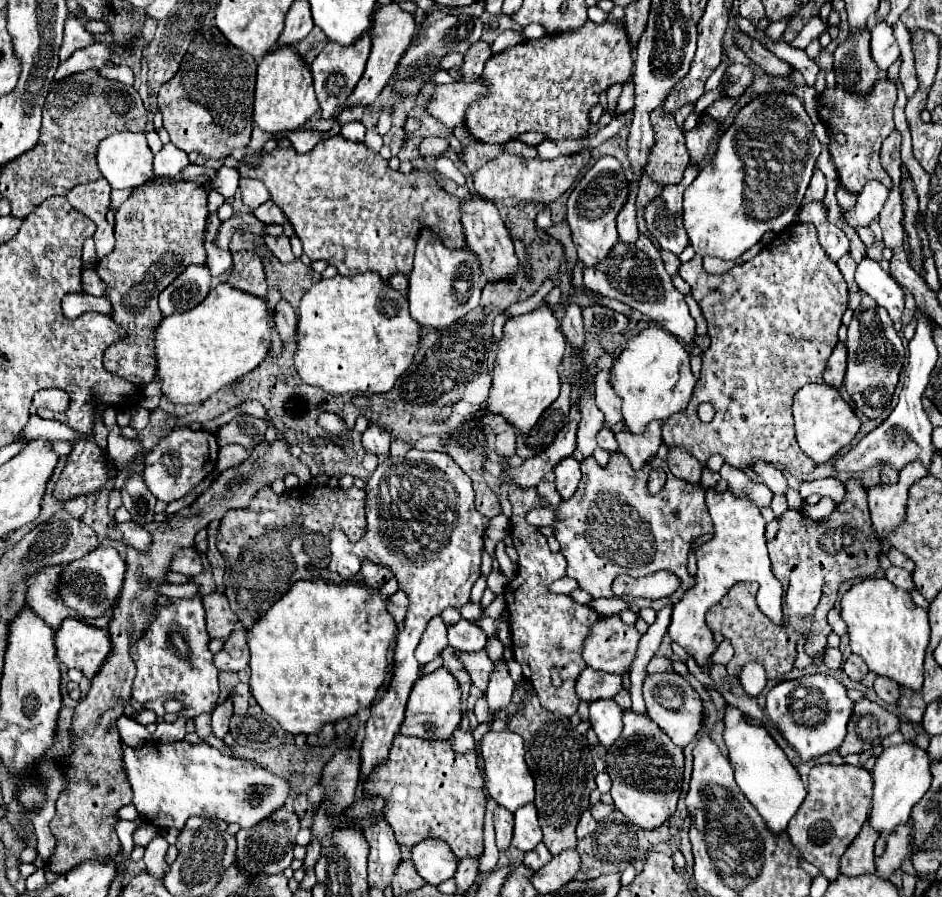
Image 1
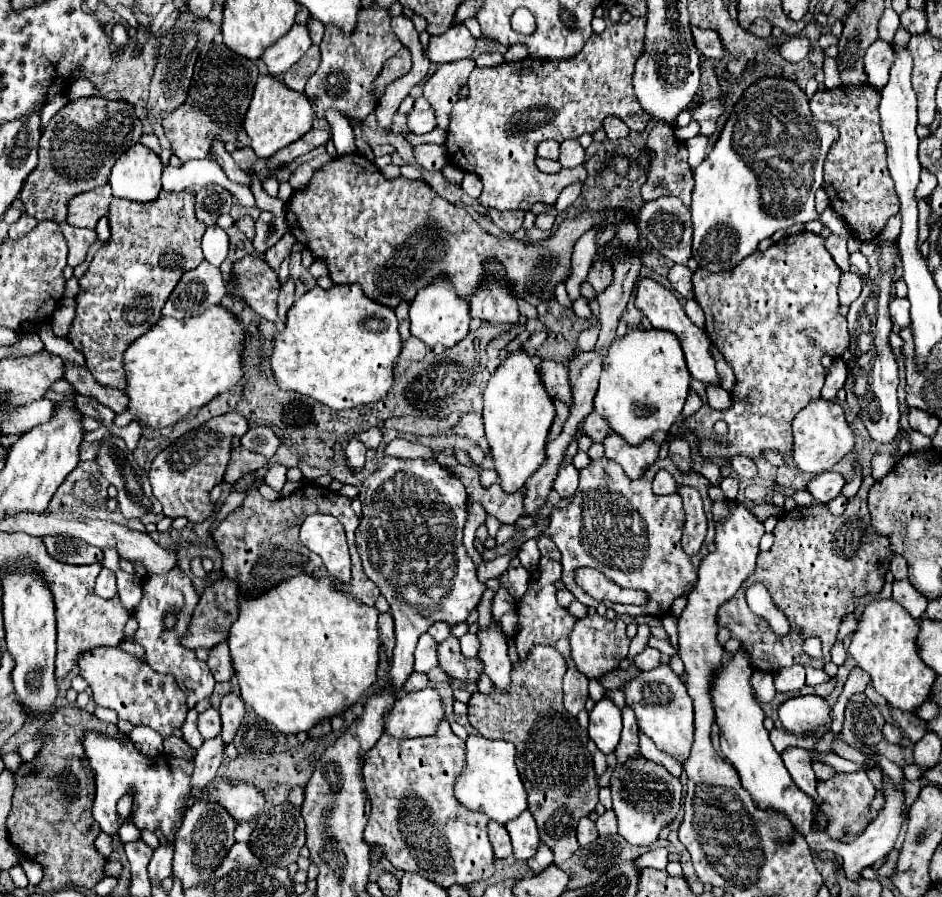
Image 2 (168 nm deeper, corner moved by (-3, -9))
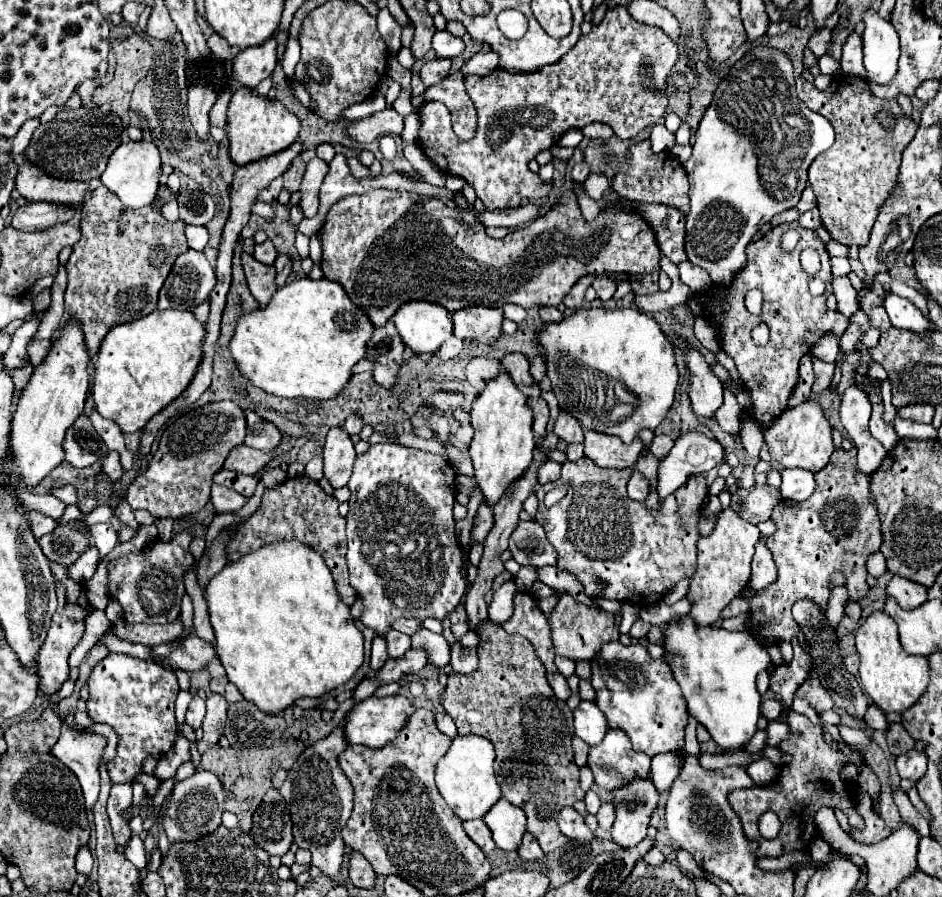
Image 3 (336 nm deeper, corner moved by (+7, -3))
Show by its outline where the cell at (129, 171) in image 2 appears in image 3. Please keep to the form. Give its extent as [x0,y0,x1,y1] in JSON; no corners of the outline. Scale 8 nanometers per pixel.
[100,140,162,208]

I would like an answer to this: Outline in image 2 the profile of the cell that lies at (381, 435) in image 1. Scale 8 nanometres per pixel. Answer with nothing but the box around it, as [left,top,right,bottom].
[358,428,382,450]

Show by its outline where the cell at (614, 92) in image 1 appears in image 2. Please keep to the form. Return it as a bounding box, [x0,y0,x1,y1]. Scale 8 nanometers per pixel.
[602,116,630,140]

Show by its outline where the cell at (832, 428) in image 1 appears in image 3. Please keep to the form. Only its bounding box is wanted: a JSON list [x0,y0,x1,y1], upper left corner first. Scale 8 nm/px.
[764,400,834,474]

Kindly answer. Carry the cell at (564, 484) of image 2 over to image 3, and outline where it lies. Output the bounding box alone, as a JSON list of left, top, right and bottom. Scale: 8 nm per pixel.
[538,460,560,484]

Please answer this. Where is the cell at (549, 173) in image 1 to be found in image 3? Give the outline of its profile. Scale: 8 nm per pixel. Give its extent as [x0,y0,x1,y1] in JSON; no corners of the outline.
[418,6,678,210]

